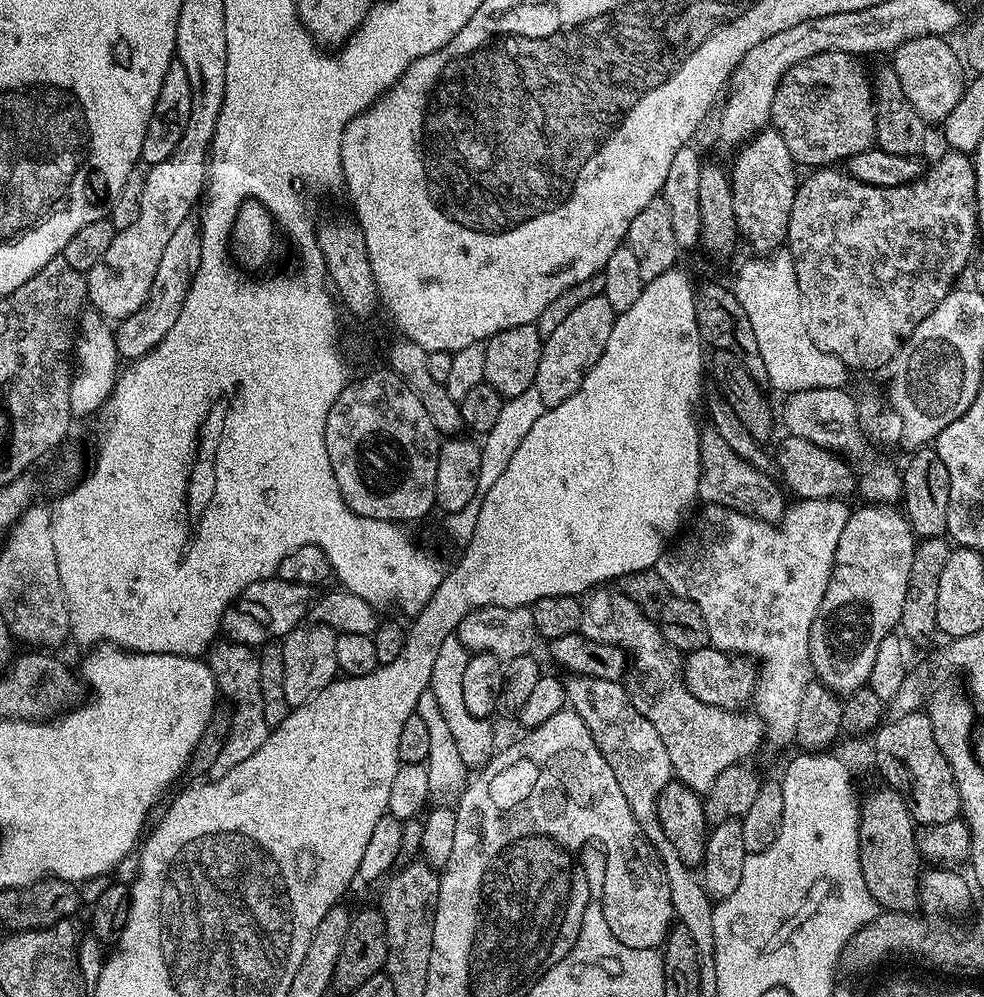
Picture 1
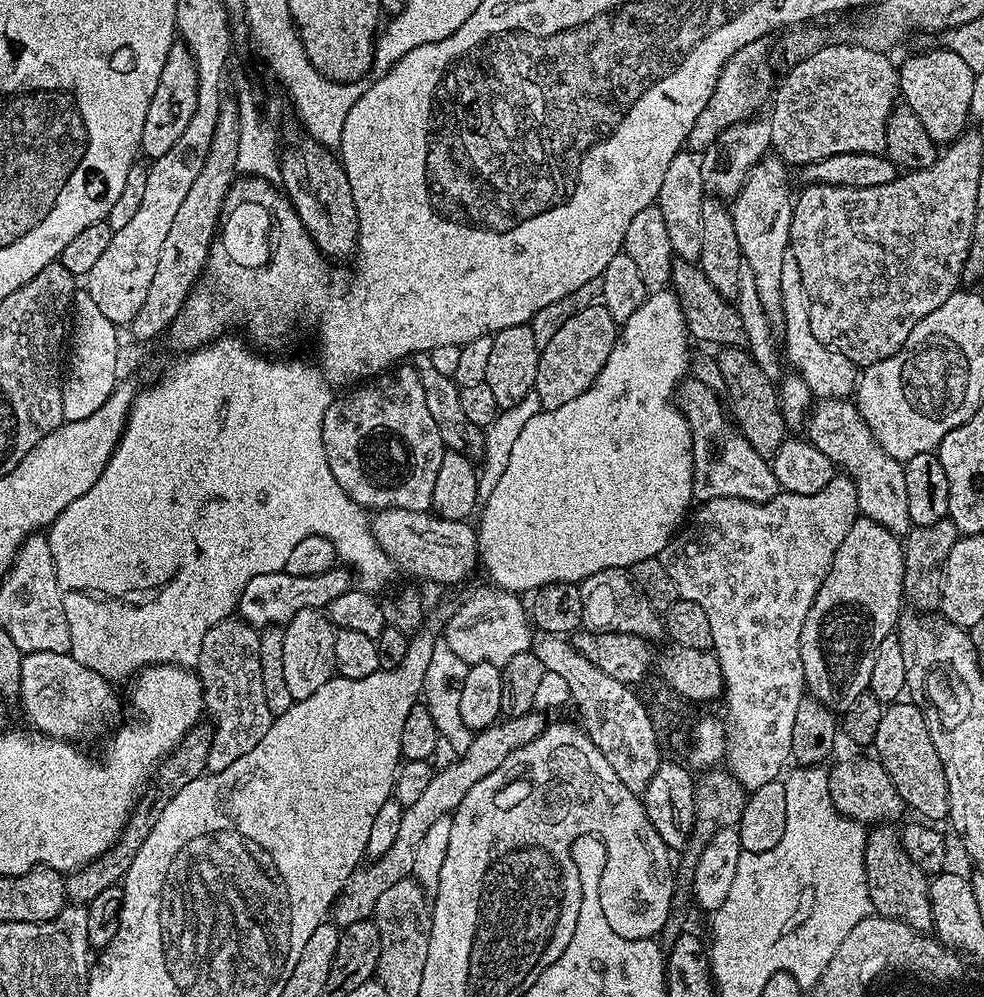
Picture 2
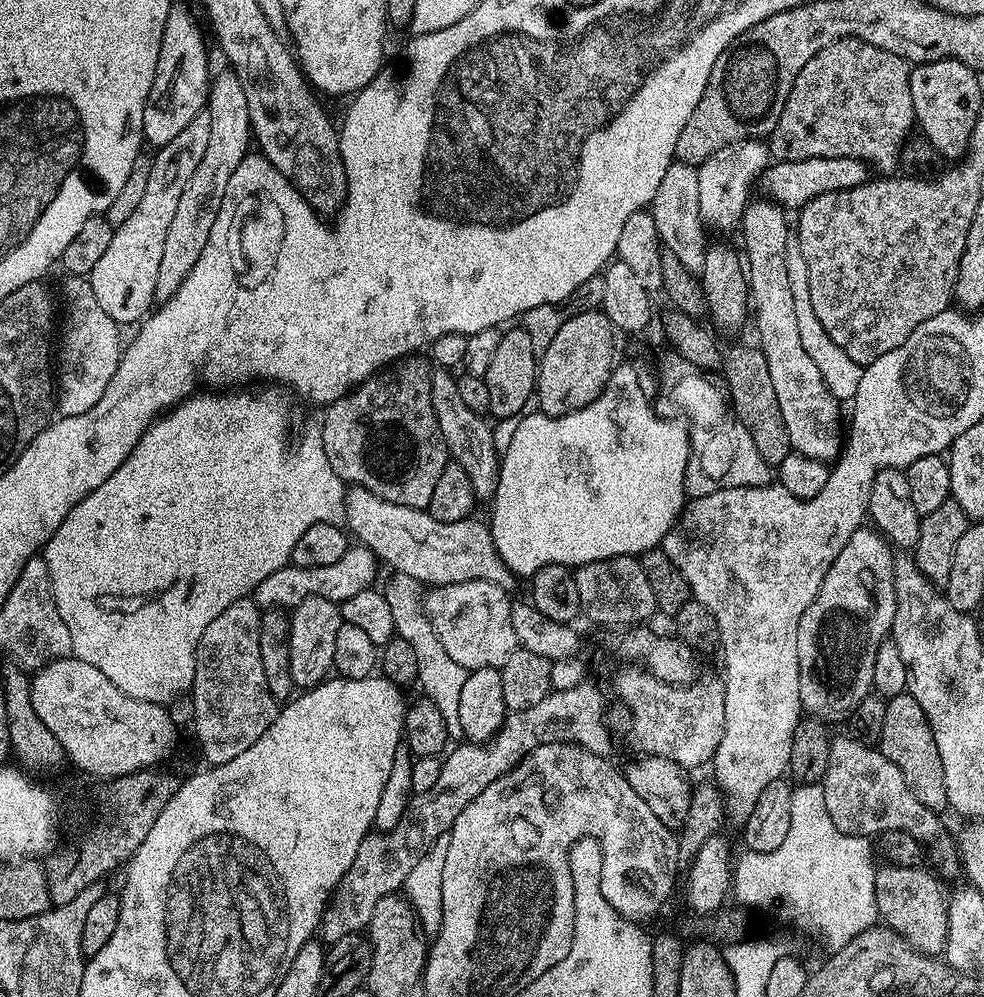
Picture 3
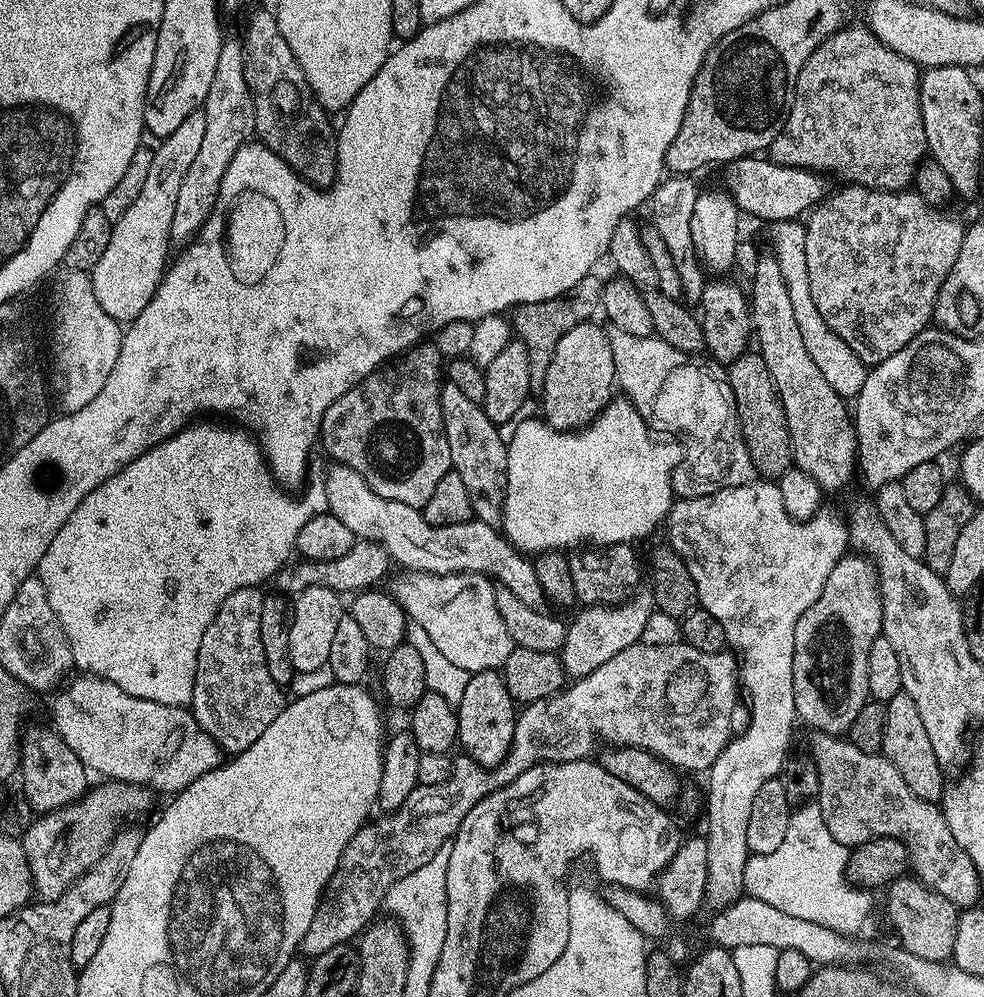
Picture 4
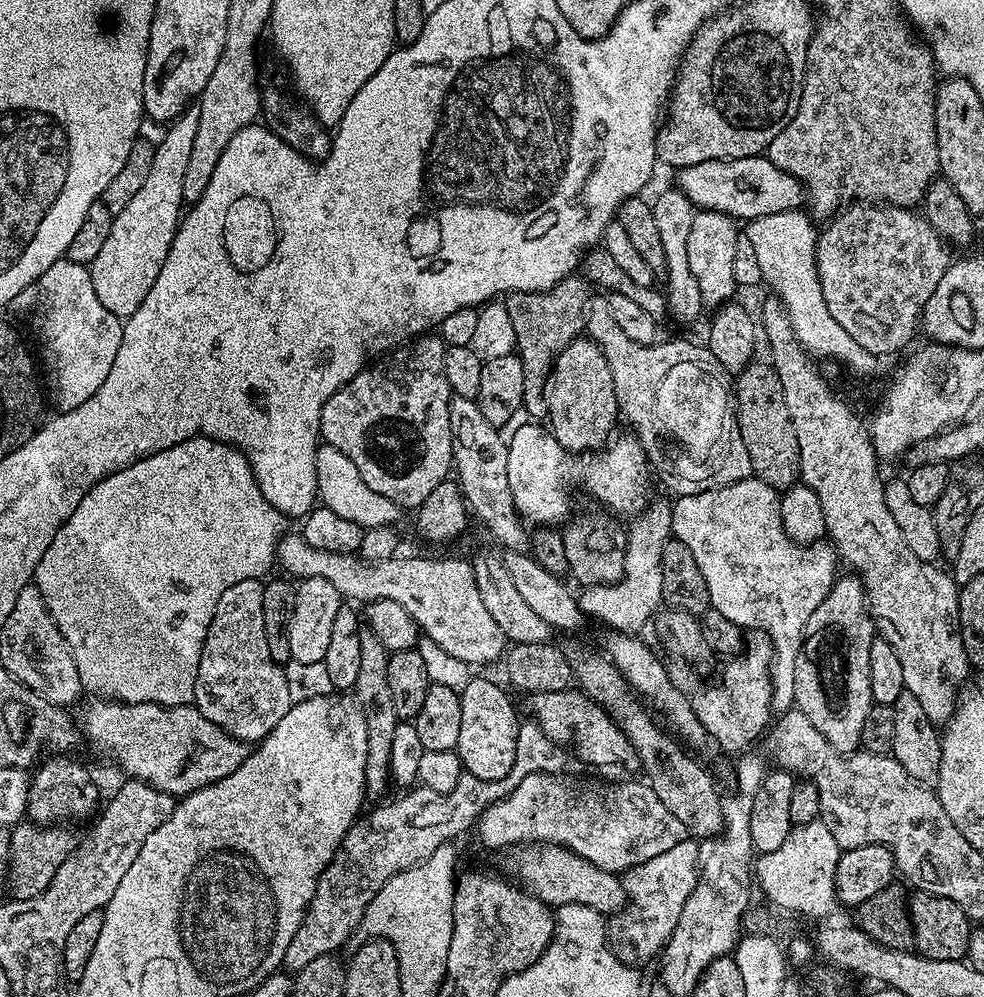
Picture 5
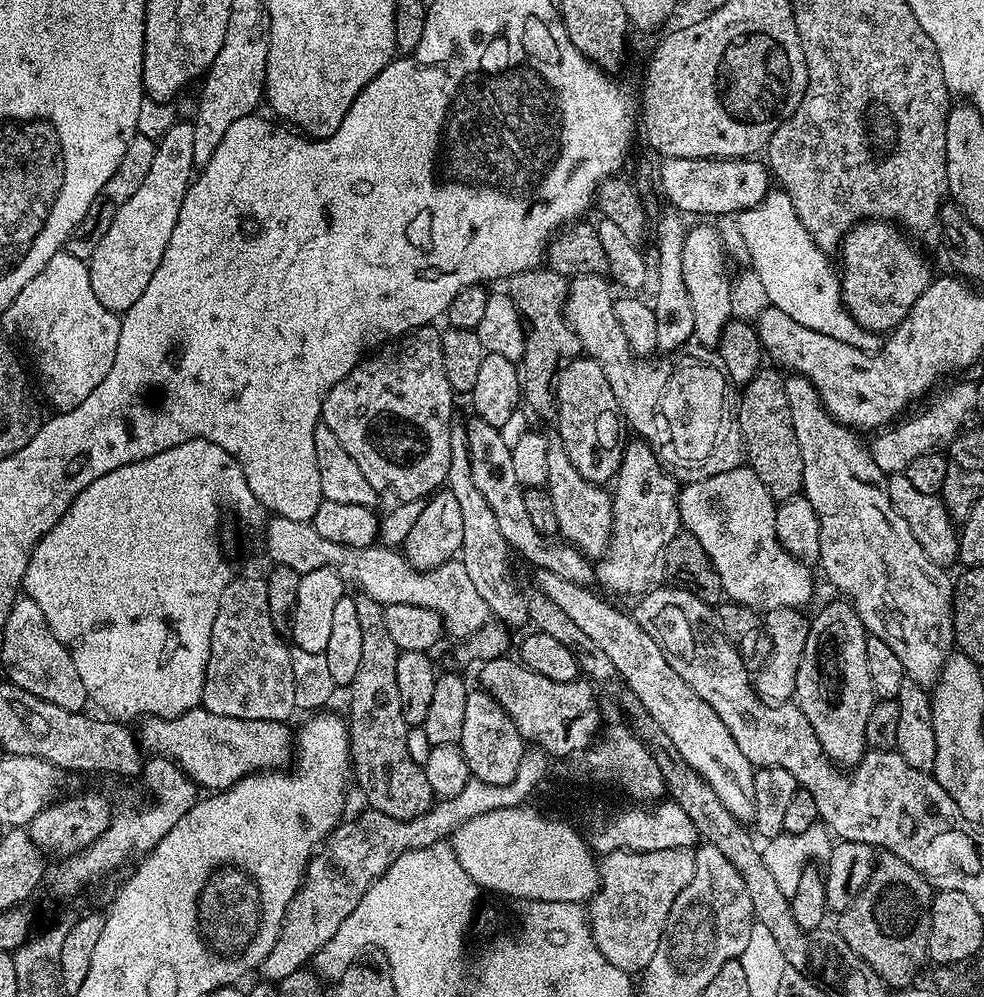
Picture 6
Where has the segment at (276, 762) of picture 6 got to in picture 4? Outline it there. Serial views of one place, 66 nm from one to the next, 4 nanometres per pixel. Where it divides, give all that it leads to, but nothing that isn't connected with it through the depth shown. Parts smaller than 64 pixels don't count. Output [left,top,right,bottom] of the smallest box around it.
[50,675,222,794]

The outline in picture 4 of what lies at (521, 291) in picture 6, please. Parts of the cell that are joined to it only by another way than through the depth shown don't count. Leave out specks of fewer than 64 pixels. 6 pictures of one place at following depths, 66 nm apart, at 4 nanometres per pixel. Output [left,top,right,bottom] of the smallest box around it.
[510,274,604,390]

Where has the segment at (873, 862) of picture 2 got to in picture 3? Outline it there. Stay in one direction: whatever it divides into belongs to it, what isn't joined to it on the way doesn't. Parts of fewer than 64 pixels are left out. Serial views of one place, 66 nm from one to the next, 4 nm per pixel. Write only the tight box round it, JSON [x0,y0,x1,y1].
[874,863,948,956]

